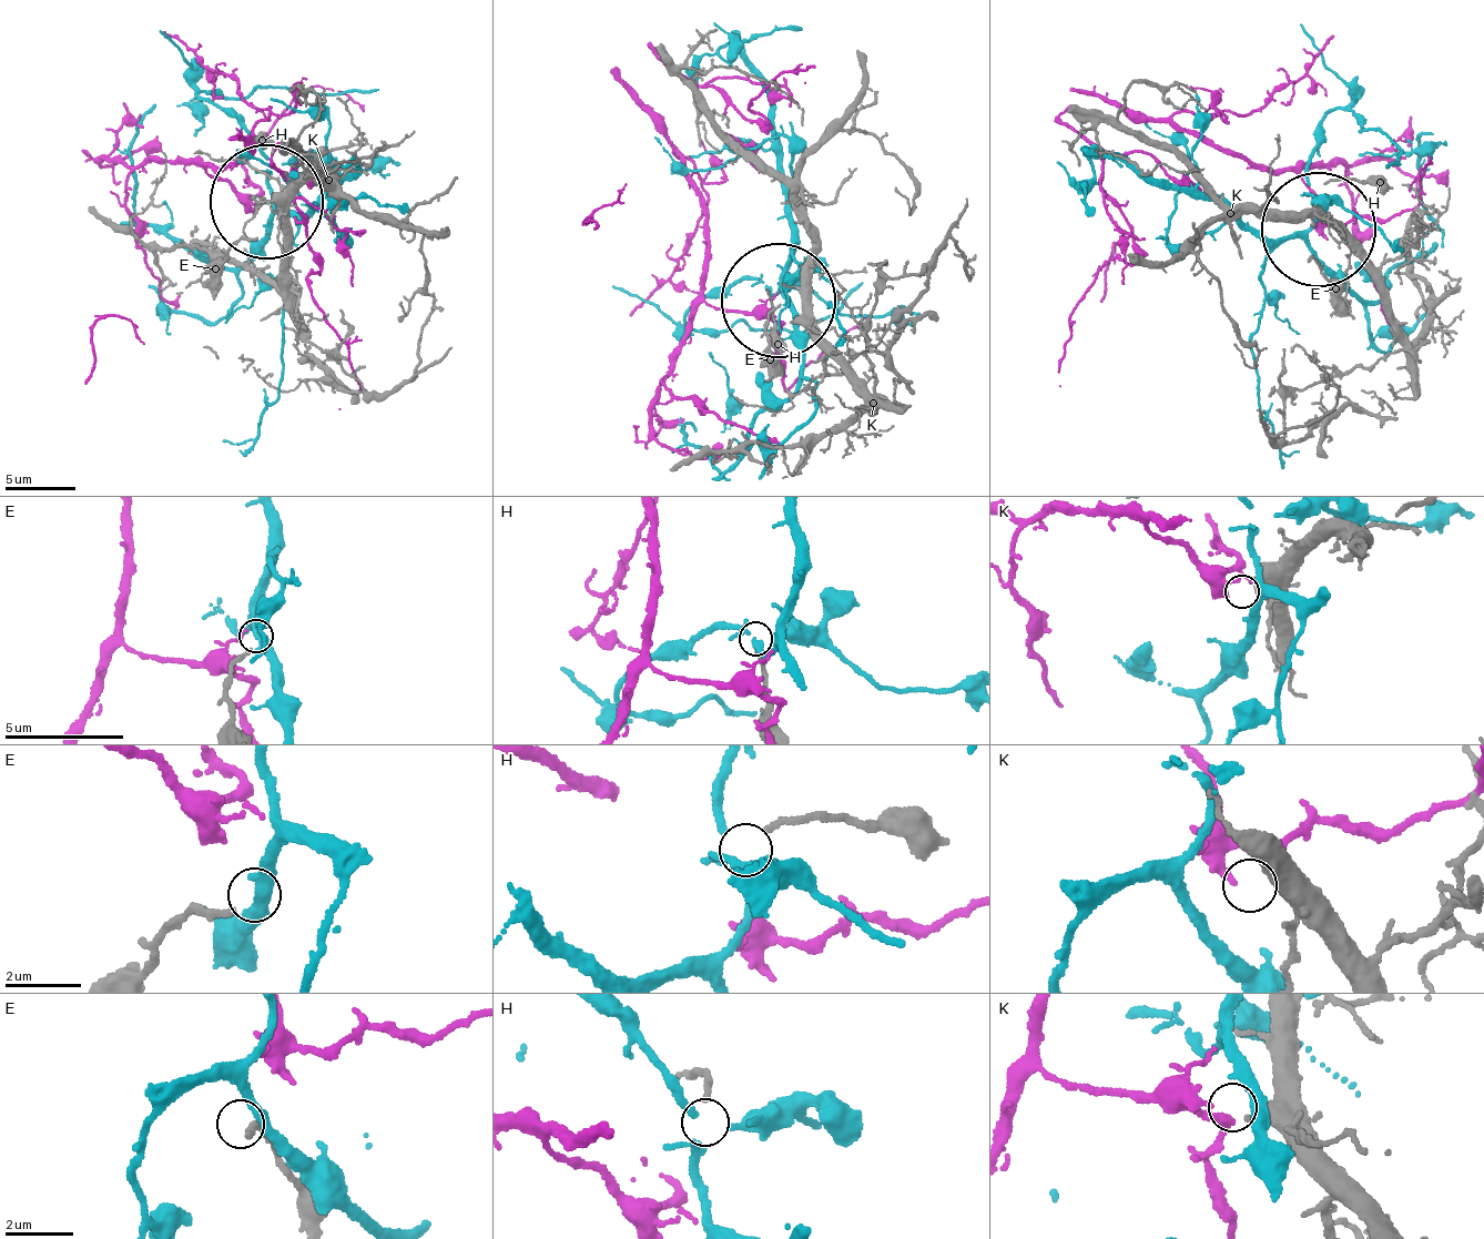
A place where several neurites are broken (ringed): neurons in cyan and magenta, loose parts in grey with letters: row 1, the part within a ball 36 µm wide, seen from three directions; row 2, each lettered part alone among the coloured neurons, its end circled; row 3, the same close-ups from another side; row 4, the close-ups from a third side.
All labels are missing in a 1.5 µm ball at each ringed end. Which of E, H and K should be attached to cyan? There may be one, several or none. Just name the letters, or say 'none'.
H

